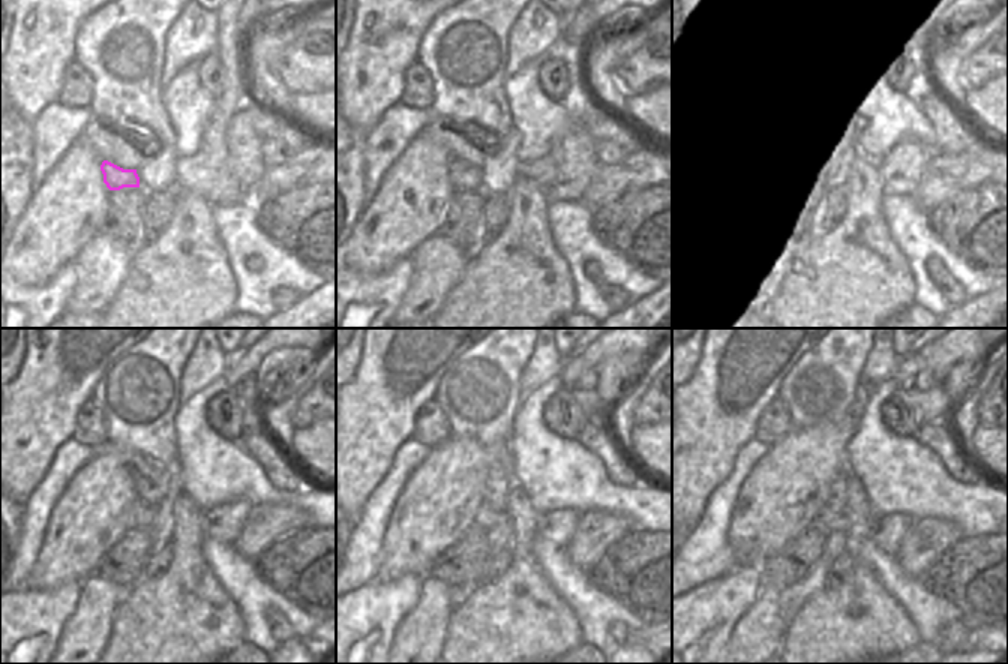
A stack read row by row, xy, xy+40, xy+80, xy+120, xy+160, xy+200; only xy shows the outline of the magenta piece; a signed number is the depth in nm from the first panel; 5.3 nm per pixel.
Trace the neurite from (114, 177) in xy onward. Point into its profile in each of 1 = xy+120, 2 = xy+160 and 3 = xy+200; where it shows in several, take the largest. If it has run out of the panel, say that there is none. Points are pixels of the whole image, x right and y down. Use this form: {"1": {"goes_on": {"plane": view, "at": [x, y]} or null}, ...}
{"1": {"goes_on": {"plane": "xy+120", "at": [143, 513]}}, "2": {"goes_on": {"plane": "xy+160", "at": [486, 517]}}, "3": {"goes_on": {"plane": "xy+200", "at": [831, 520]}}}

